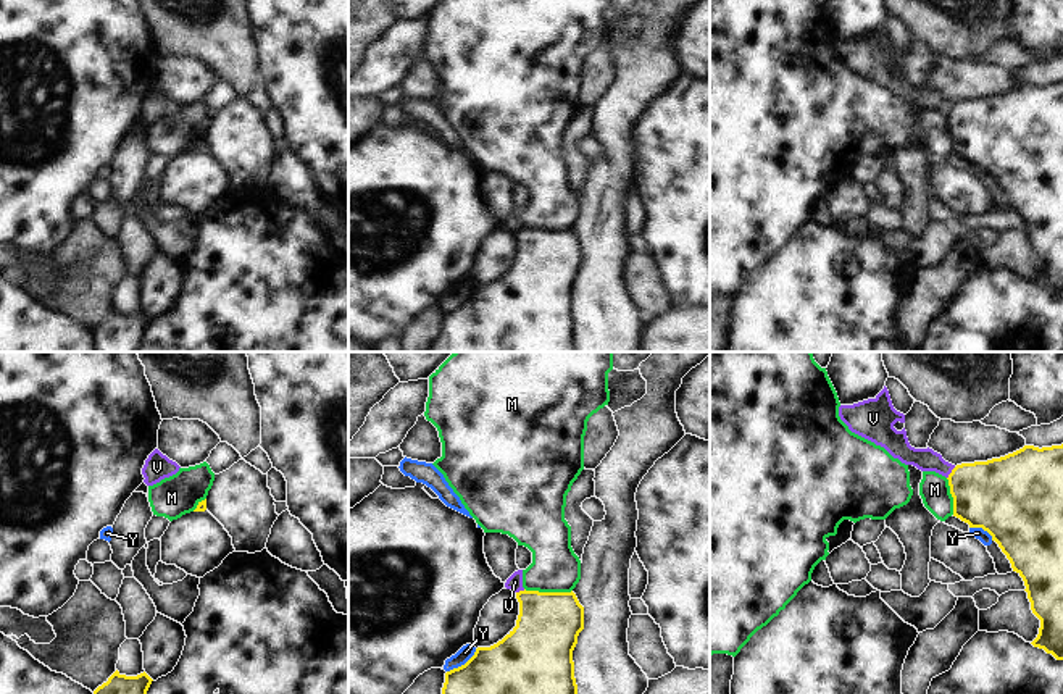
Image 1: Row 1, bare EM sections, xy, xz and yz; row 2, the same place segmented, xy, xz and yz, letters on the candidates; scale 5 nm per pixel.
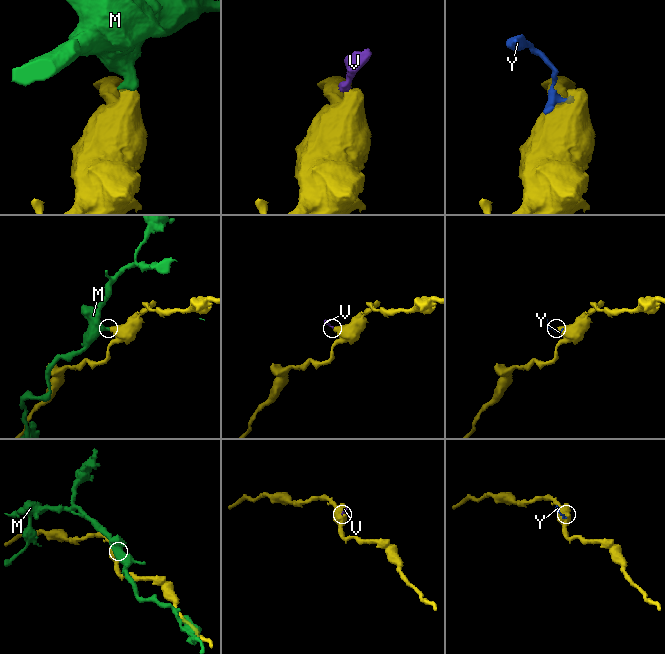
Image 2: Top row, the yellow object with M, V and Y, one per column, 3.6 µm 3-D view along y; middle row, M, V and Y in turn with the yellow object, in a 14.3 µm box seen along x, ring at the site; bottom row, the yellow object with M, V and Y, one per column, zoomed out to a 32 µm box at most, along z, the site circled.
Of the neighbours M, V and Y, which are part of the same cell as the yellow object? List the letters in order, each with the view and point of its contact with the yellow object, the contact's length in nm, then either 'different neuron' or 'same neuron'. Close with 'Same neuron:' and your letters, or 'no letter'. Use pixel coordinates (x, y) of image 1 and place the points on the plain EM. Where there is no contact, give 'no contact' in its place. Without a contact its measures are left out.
M: contact xz (549, 231); length 240 nm; different neuron
V: contact yz (950, 112); length 80 nm; different neuron
Y: contact xz (462, 304); length 190 nm; different neuron
Same neuron: no letter

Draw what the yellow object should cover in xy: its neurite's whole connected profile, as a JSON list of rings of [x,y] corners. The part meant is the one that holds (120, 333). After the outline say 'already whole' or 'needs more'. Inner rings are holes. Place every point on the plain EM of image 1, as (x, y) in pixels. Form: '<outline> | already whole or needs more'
[[[116,308],[94,329],[94,342],[98,352],[142,352],[152,320],[145,310],[126,315]]] | already whole

